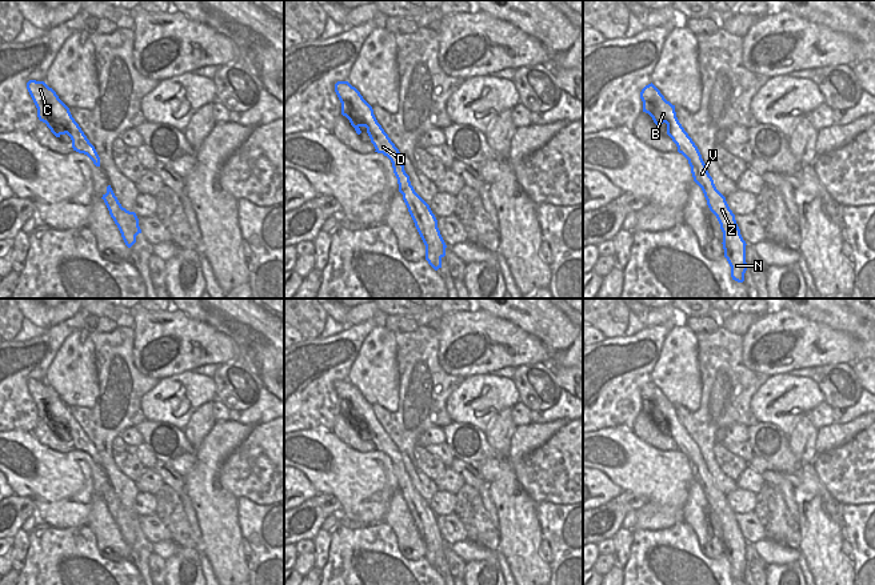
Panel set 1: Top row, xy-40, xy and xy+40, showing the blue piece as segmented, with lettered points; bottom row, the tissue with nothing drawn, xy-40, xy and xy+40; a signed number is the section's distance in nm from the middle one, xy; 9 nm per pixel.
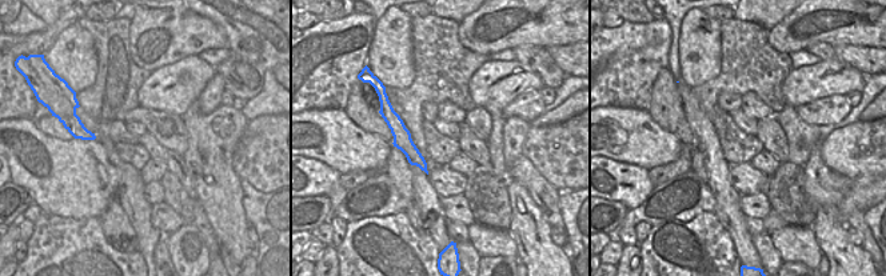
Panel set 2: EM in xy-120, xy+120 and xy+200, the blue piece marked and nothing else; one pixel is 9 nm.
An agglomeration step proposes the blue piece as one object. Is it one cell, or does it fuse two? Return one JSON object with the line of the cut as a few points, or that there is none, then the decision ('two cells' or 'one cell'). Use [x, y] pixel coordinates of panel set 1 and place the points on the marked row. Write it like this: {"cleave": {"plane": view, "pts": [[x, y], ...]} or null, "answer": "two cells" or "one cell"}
{"cleave": null, "answer": "one cell"}

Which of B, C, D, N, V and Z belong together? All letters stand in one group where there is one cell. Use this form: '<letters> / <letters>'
B C D N V Z

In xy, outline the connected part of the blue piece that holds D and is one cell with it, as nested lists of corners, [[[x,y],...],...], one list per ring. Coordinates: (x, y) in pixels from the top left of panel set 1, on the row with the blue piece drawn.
[[[337,81],[335,92],[341,103],[341,115],[345,116],[356,133],[361,127],[367,128],[375,152],[387,156],[397,179],[399,192],[408,208],[415,227],[425,245],[425,260],[438,271],[442,268],[442,259],[446,256],[446,243],[438,228],[438,220],[429,205],[415,192],[409,176],[404,171],[399,149],[391,141],[381,125],[377,123],[372,107],[363,99],[360,92],[348,81]]]

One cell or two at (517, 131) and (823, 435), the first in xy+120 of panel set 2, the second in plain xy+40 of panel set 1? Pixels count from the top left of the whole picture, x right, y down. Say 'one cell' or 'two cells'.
two cells

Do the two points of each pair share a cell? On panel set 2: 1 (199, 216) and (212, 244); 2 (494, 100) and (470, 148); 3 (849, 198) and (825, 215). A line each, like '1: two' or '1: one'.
1: one
2: two
3: two

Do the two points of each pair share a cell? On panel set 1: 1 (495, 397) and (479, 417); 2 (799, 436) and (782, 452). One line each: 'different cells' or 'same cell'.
1: same cell
2: different cells

